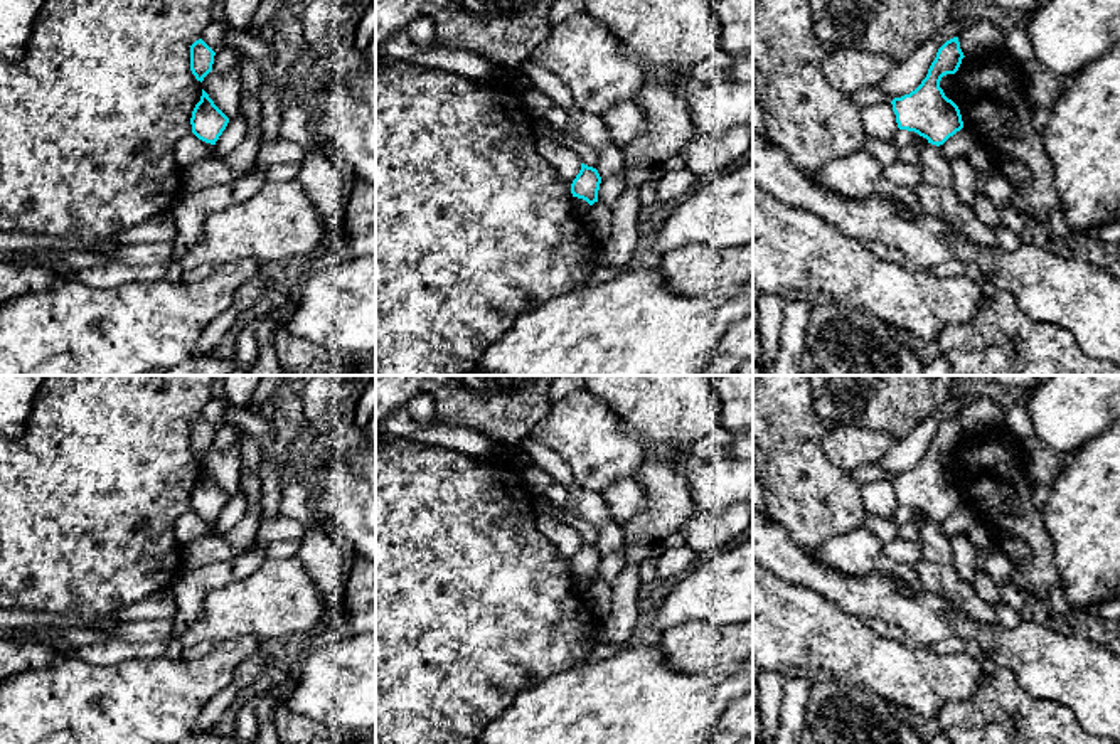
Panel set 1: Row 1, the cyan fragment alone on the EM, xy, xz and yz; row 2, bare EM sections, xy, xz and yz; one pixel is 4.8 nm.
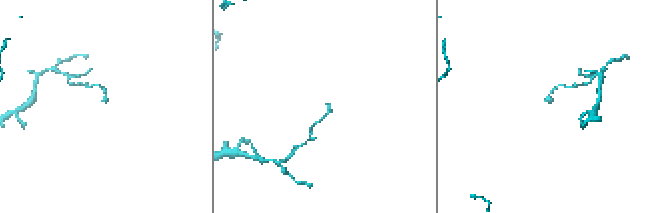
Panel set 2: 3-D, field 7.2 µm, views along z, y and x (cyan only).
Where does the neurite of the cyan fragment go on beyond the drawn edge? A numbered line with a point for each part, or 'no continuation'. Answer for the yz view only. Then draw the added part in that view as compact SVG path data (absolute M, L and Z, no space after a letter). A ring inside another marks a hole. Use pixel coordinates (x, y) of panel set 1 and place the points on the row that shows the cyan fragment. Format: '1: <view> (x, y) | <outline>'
no continuation

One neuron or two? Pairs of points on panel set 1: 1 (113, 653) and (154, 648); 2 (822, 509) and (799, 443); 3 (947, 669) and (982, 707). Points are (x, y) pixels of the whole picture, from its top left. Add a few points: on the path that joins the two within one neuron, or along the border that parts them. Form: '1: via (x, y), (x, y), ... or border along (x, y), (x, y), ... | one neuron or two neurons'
1: via (123, 650), (144, 650) | one neuron
2: via (805, 492), (799, 482), (799, 460) | one neuron
3: border along (986, 674), (967, 699), (949, 701), (938, 716) | two neurons

